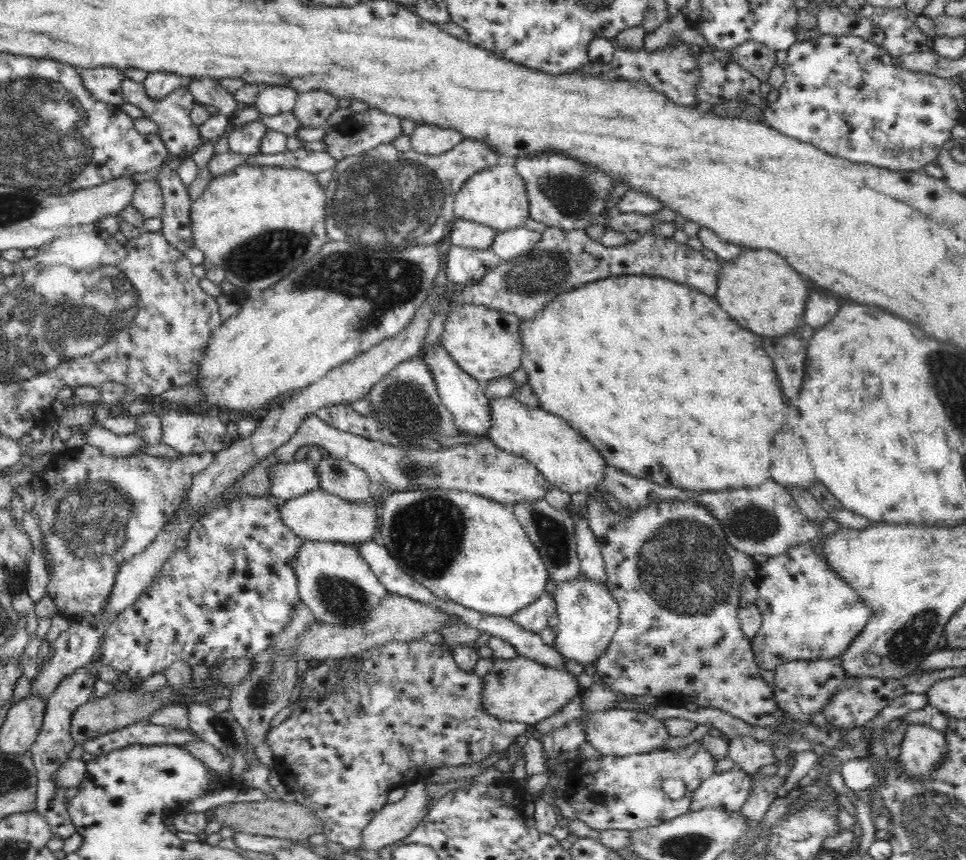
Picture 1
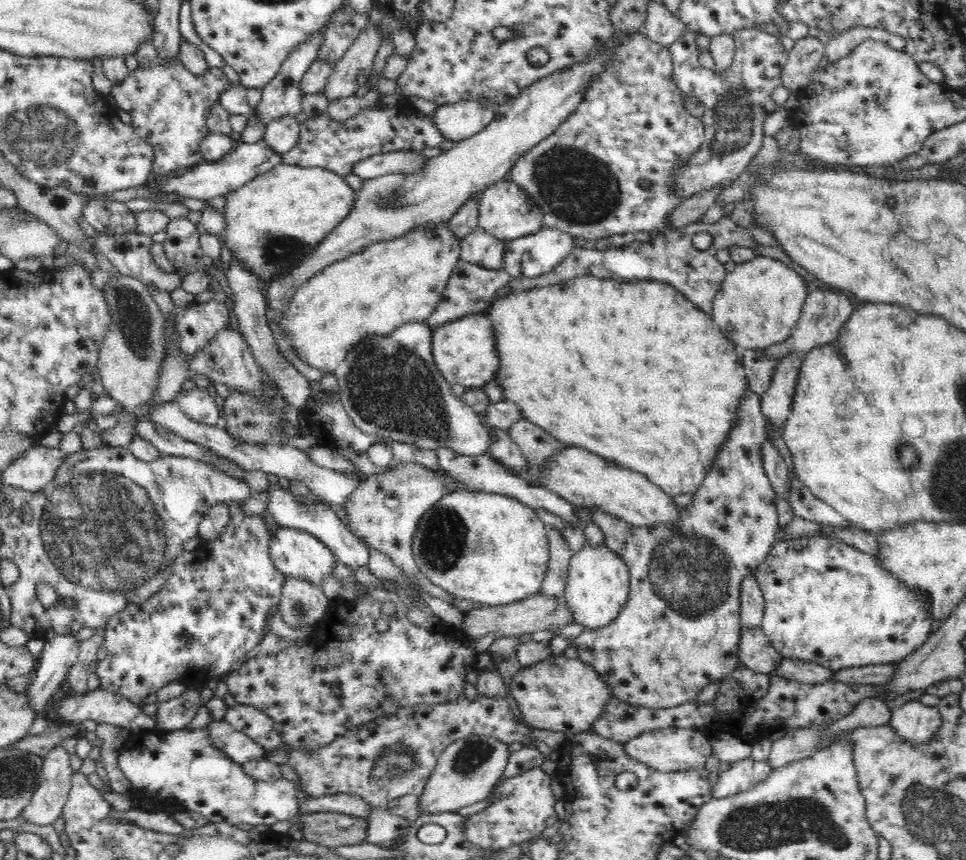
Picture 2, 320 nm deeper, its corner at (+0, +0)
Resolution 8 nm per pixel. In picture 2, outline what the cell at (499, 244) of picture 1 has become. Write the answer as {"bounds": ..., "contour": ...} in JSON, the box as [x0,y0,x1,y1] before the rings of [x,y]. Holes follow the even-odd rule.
{"bounds":[503,227,574,278],"contour":[[[542,227],[538,232],[505,241],[503,252],[503,267],[511,274],[511,278],[521,276],[535,277],[546,274],[574,248],[574,237],[567,232],[560,232],[553,228]]]}

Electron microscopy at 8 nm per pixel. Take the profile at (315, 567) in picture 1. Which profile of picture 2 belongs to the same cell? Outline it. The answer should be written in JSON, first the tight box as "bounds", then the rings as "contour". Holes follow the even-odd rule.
{"bounds":[270,527,339,588],"contour":[[[277,527],[270,544],[271,558],[278,570],[296,580],[305,580],[315,587],[322,588],[326,578],[332,578],[339,561],[334,552],[318,537],[295,528]]]}

